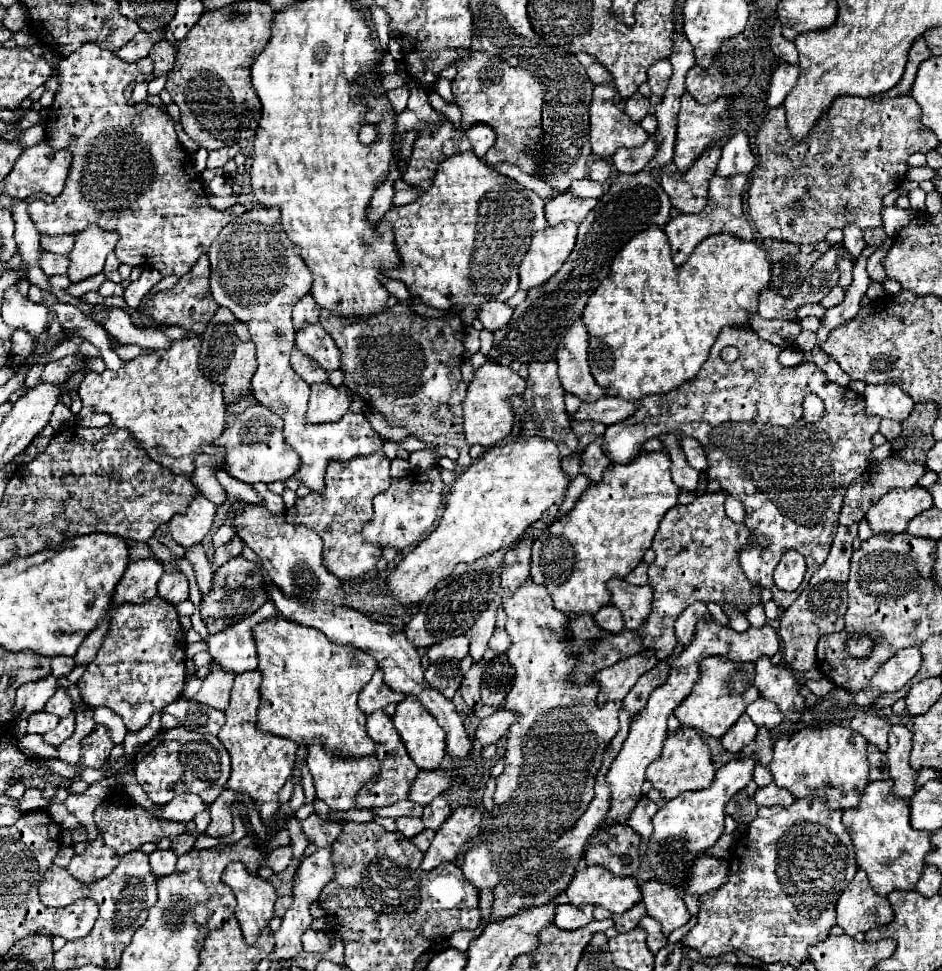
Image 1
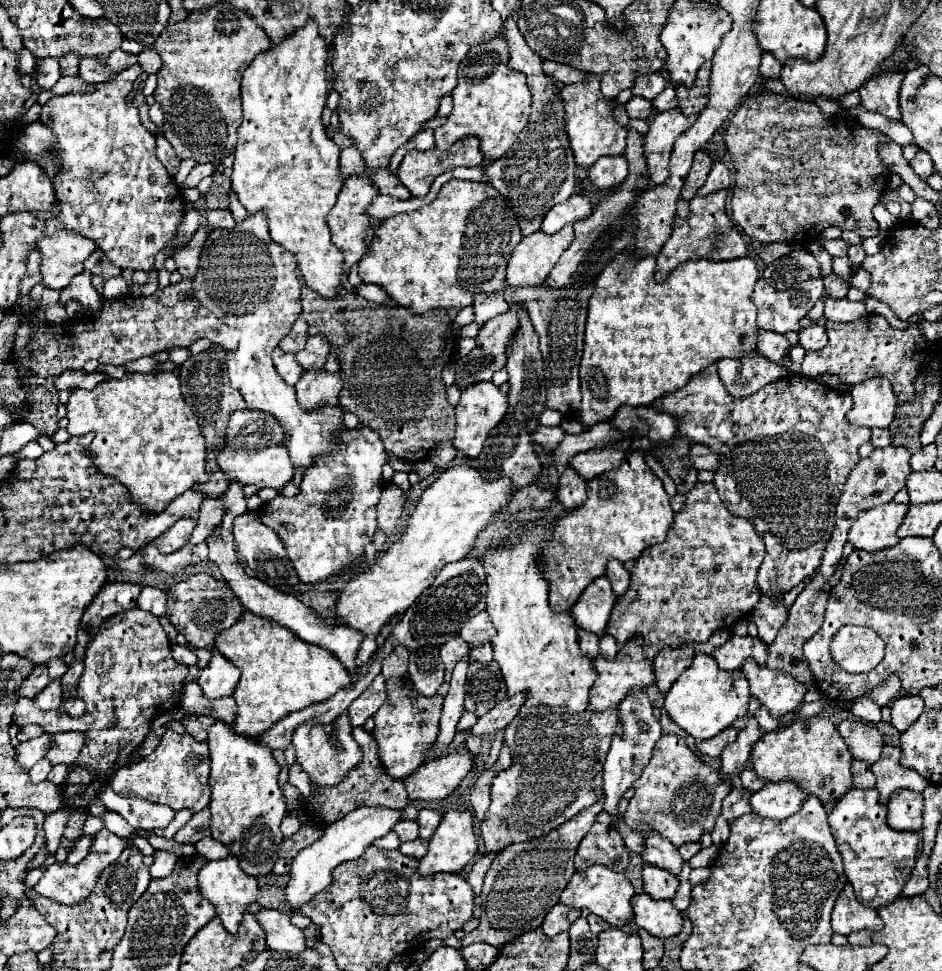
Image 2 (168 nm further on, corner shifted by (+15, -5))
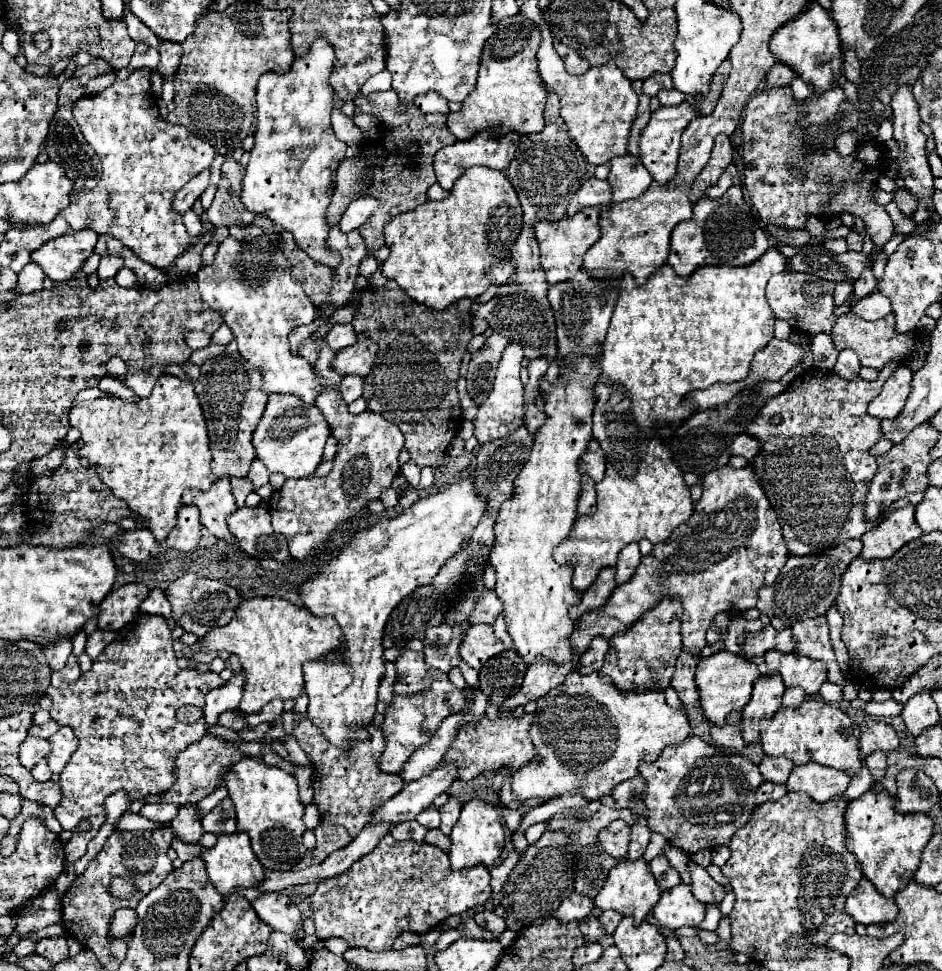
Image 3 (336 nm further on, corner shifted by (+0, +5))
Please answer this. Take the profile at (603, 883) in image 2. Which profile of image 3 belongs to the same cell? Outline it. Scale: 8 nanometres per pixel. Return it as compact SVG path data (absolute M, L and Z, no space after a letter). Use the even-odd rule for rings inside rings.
M619 859L615 869L611 869L605 887L599 891L599 895L595 897L595 907L599 907L602 911L615 910L623 917L634 917L635 923L641 923L645 919L645 915L655 907L655 901L659 901L661 897L661 889L653 879L653 873L649 871L649 865L645 859L639 861L623 861Z

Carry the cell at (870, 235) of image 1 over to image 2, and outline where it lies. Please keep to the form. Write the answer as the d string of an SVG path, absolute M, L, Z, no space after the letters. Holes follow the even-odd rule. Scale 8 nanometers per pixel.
M850 245L850 249L848 249L848 257L850 257L850 263L852 263L852 269L856 271L858 269L858 265L864 261L864 249L862 249L862 245Z

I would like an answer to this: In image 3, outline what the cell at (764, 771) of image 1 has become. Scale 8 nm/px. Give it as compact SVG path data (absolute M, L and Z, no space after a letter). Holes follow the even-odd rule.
M765 757L759 763L759 769L765 781L773 781L773 783L785 783L793 767L795 767L793 761L787 757Z

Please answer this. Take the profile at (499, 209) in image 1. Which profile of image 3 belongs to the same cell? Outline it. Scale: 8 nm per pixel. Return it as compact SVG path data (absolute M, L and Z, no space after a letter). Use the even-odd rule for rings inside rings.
M473 167L467 169L455 183L451 195L443 201L427 201L417 209L405 211L393 217L385 227L385 245L391 249L391 255L385 263L381 263L381 273L387 279L397 281L397 285L417 303L423 303L431 309L445 309L451 303L467 297L475 299L491 281L487 279L487 271L491 265L499 263L505 253L509 253L519 237L523 227L523 211L517 199L517 193L503 171L495 171L489 167Z

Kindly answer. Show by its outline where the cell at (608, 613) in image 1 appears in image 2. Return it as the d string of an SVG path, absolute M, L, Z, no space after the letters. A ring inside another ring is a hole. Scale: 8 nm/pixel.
M578 629L578 641L580 641L580 649L586 657L594 659L598 657L598 635L596 633L590 633L590 631L584 631L584 629Z

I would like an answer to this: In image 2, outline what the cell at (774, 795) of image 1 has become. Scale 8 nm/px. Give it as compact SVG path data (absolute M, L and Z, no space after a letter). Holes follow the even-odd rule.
M766 783L760 791L752 793L750 805L760 817L786 819L800 809L804 799L806 795L794 783Z

